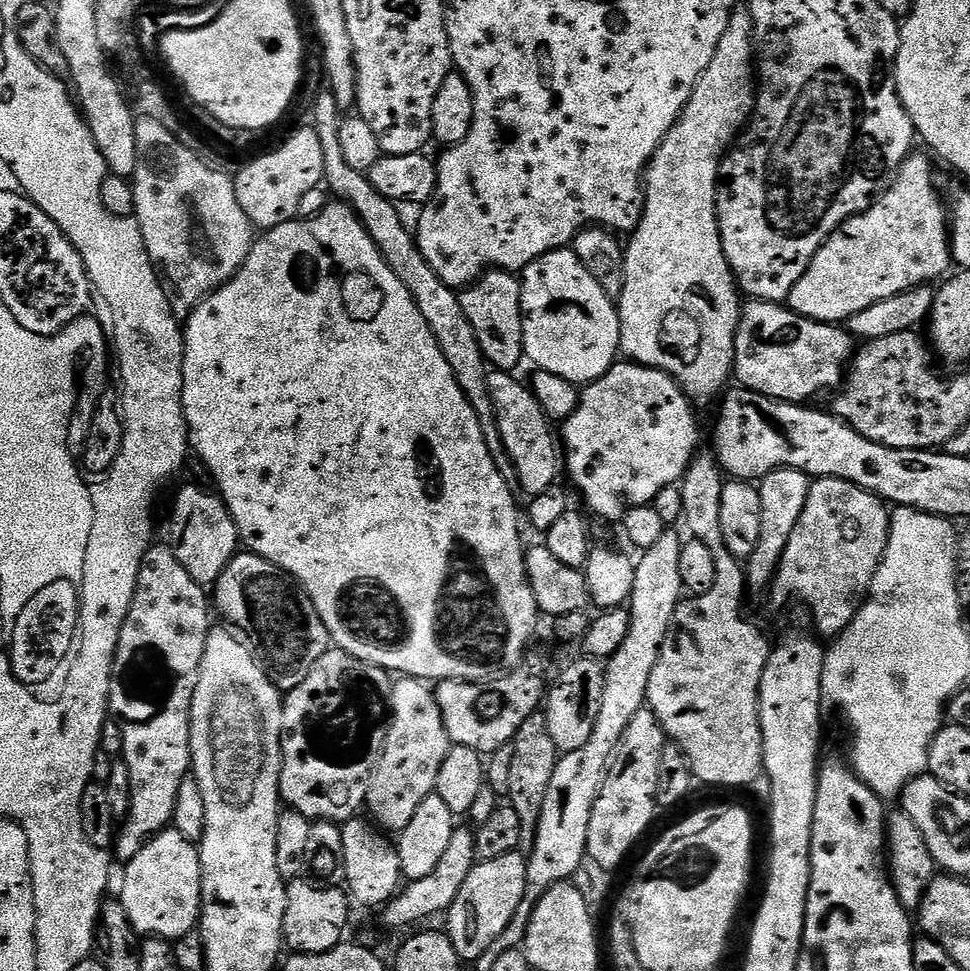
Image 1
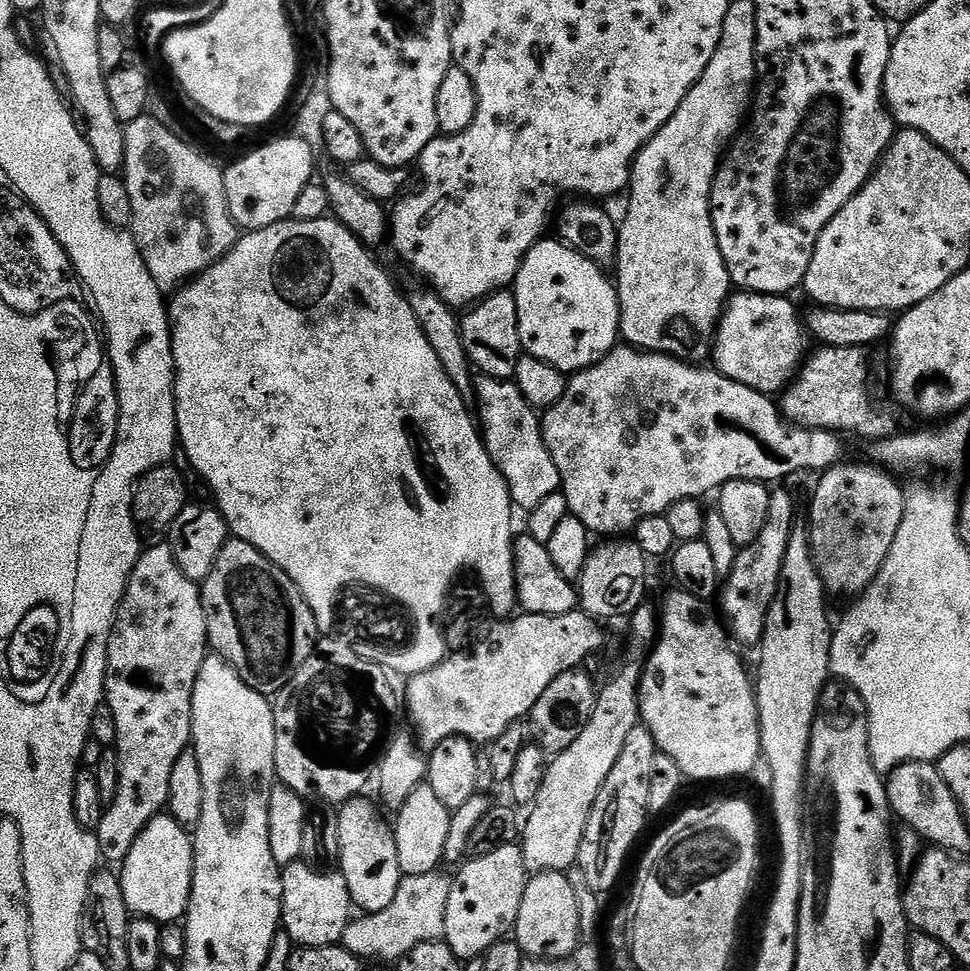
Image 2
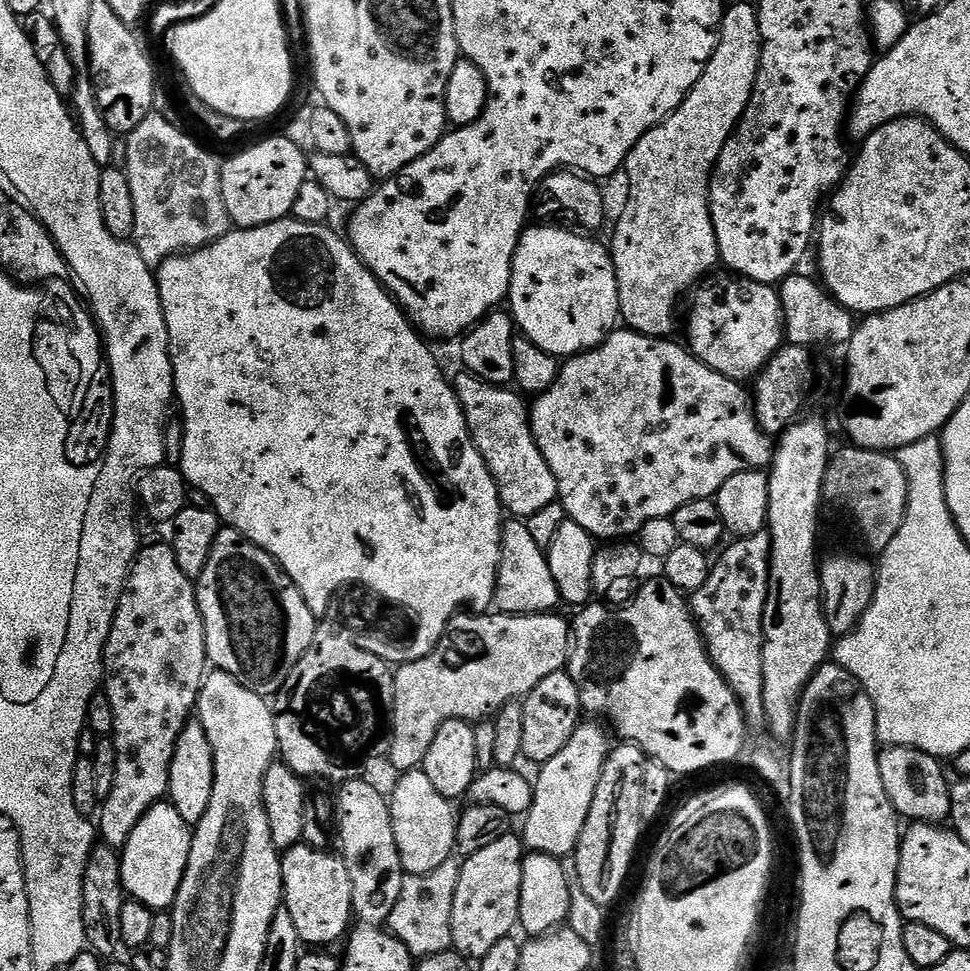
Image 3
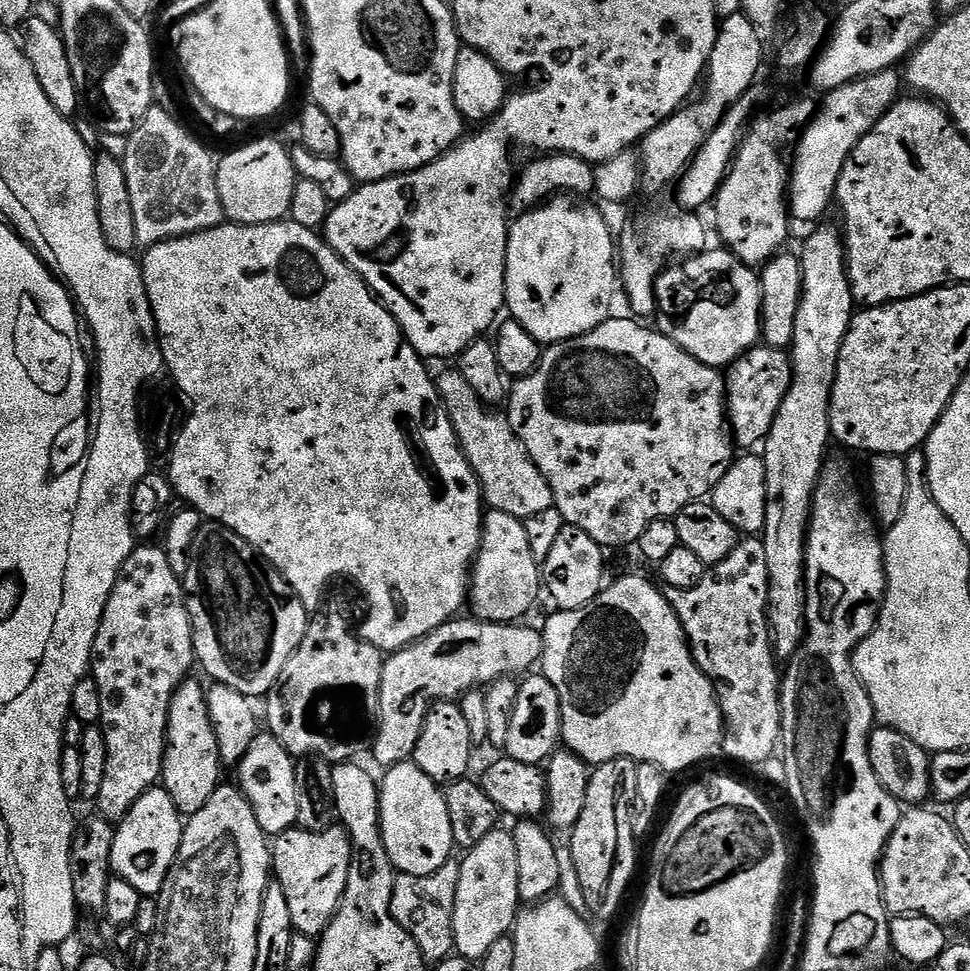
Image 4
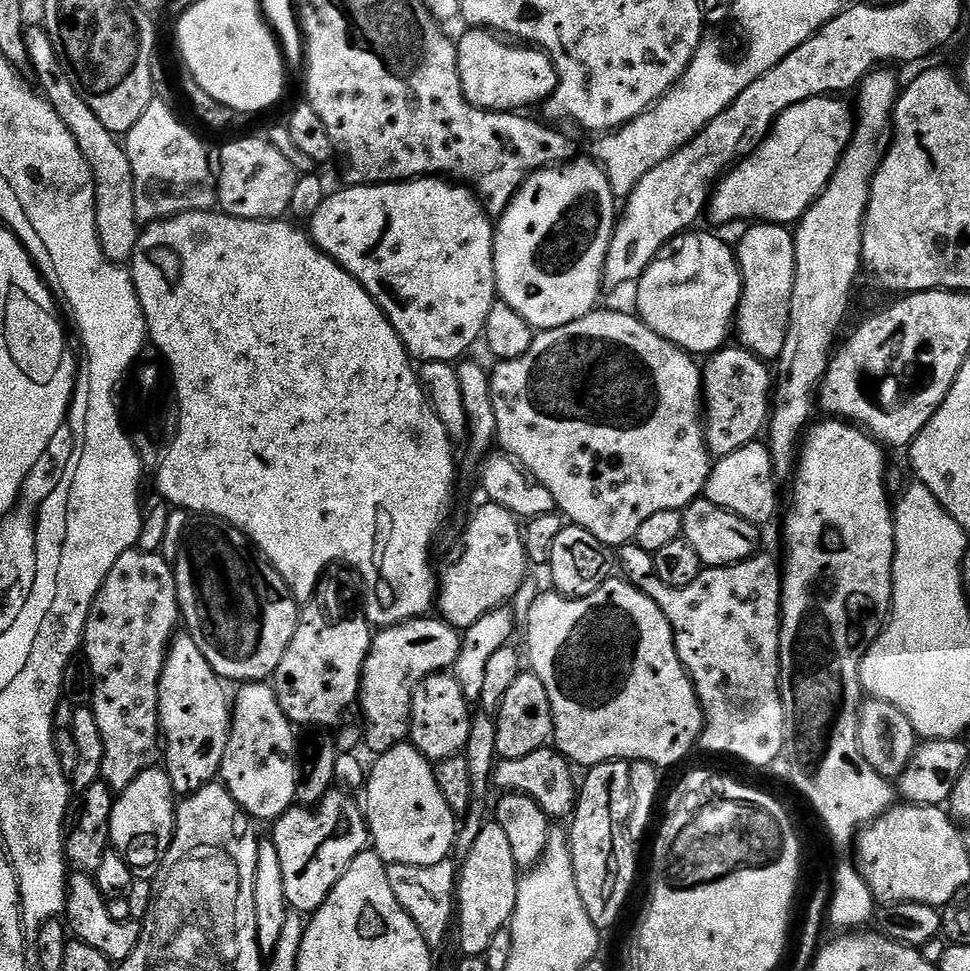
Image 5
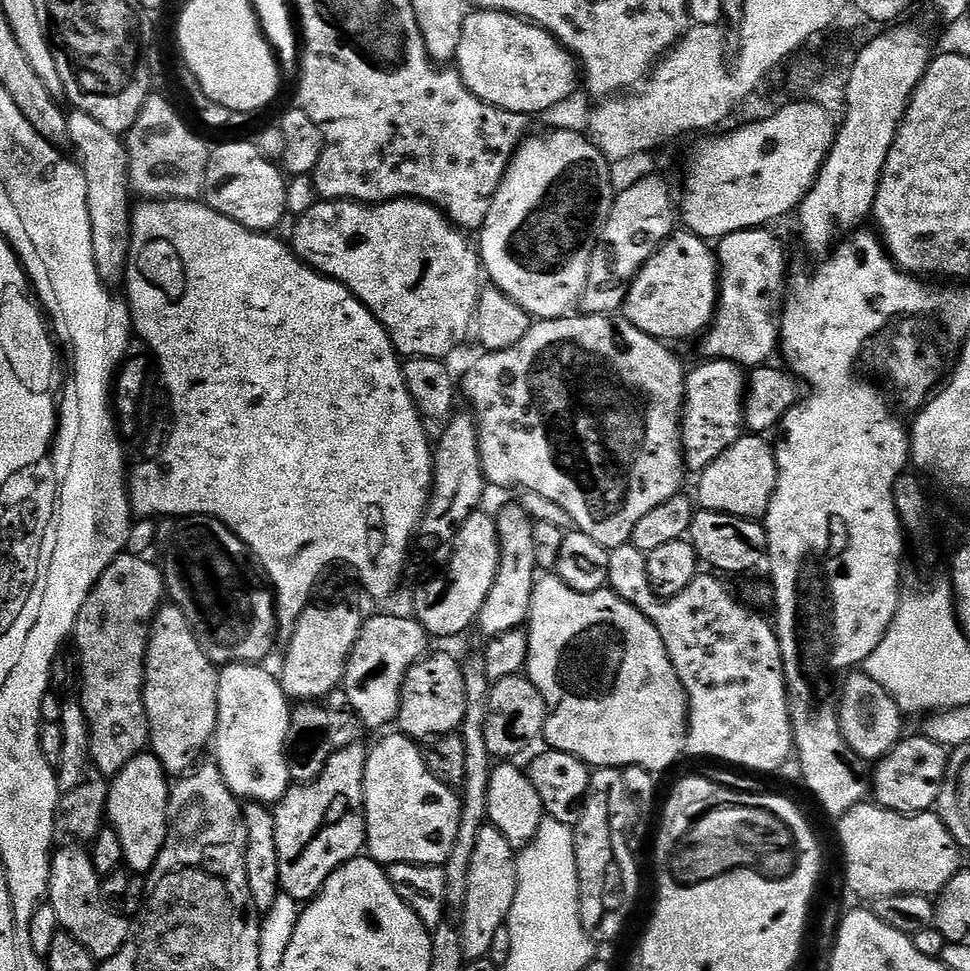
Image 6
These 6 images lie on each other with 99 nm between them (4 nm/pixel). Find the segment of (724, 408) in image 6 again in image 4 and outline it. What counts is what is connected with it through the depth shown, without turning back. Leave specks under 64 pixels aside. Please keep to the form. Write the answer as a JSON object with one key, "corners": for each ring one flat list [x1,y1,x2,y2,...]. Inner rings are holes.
{"corners":[[757,346,730,365,726,372,726,420,739,447,741,444,744,450,752,450,755,444,763,445,791,381,792,358,783,348]]}

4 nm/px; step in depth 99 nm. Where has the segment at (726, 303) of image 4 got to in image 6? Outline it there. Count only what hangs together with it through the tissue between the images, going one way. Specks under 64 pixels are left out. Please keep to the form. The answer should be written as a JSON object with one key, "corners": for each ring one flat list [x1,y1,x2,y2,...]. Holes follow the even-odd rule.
{"corners":[[676,230,627,285,622,316,655,340,688,340,712,323,719,298,720,265,713,245,693,232]]}

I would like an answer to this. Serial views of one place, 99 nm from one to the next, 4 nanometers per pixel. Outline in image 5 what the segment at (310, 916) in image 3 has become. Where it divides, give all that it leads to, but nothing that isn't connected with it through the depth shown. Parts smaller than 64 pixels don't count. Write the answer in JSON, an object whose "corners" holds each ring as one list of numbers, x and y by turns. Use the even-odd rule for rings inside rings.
{"corners":[[333,790,315,808,293,806,285,816,275,821,270,838,278,846,282,862,282,879,286,885,289,909,301,914,316,912,326,902,330,890,338,886,338,878,346,874,346,866,354,862,359,852,370,844,366,812,351,800,344,790]]}

